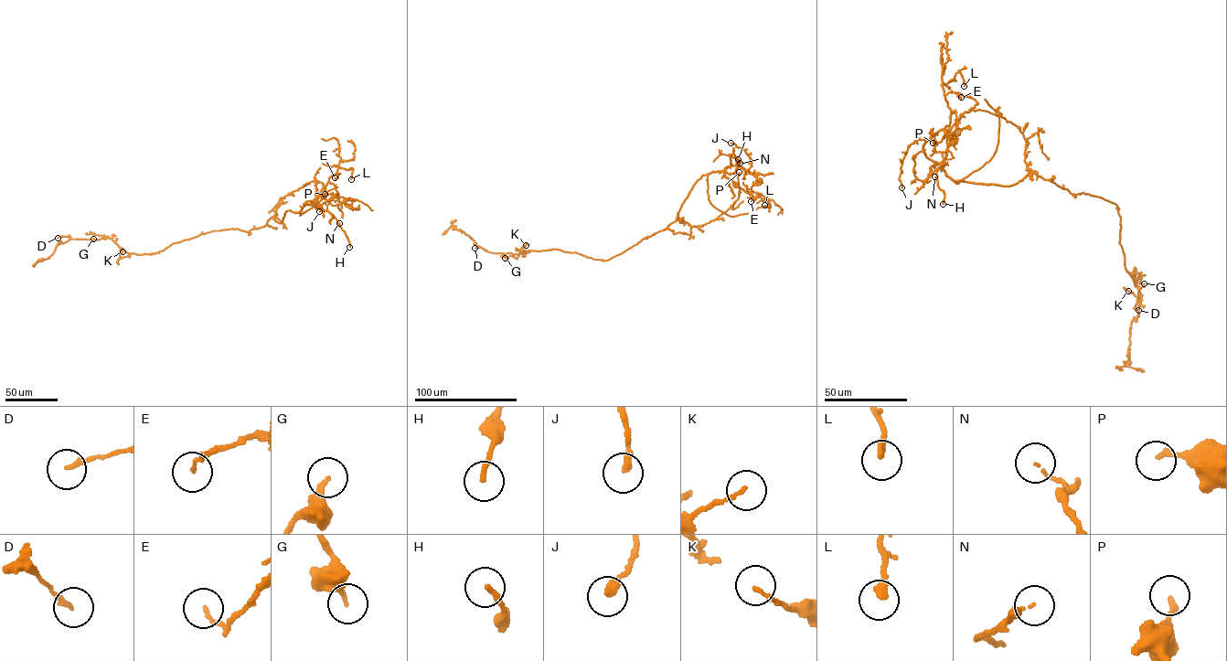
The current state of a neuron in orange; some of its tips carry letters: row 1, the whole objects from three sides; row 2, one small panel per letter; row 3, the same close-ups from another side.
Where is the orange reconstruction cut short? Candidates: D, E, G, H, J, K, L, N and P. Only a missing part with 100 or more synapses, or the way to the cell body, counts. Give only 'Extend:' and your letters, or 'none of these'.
Extend: none of these

